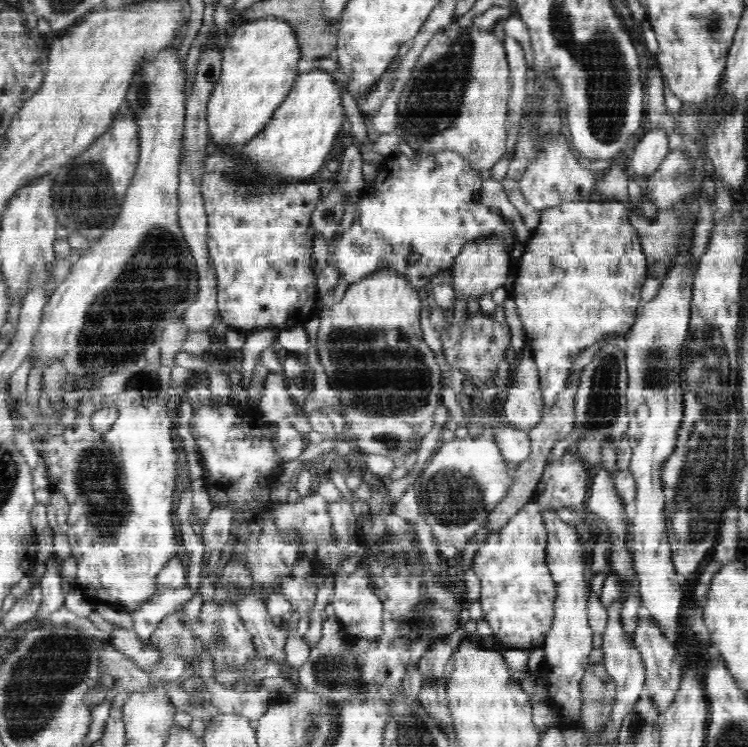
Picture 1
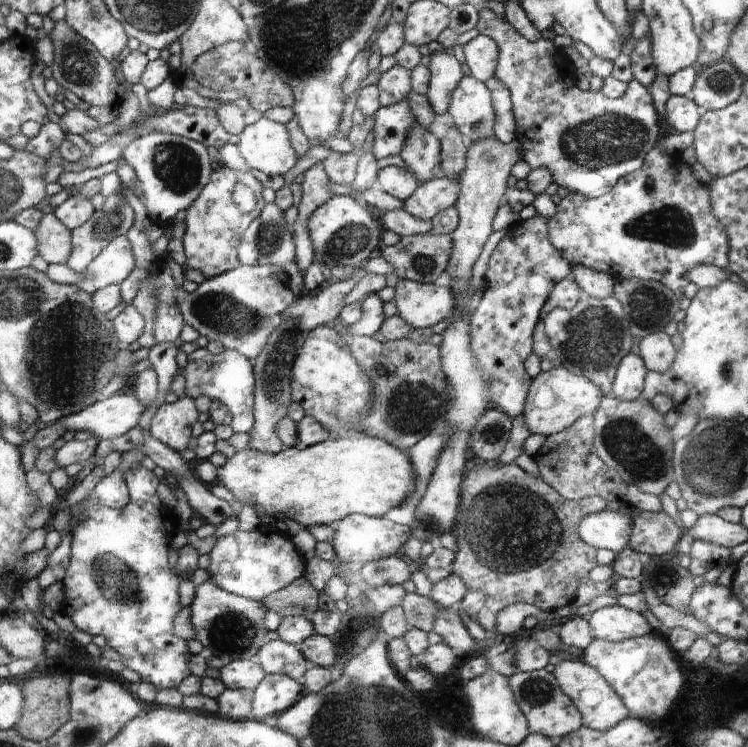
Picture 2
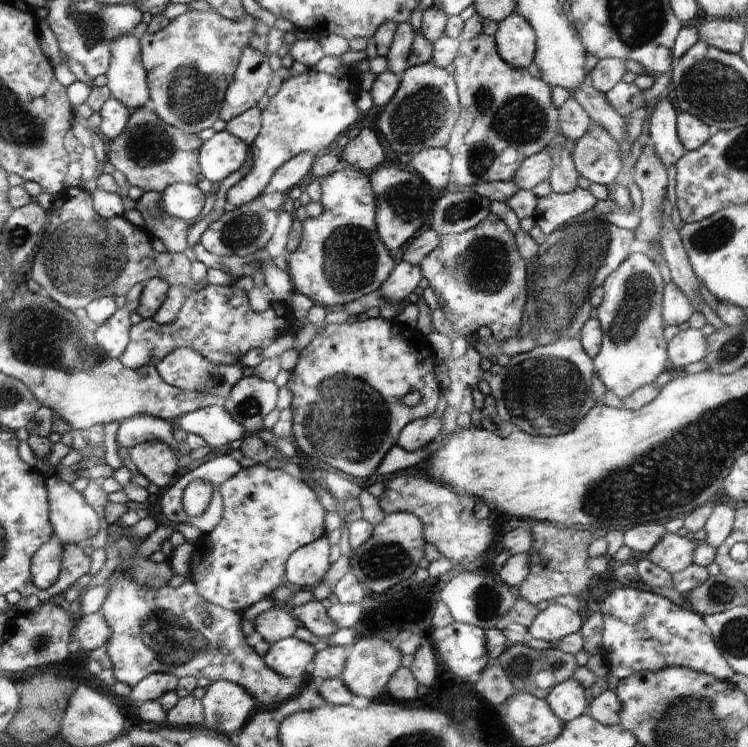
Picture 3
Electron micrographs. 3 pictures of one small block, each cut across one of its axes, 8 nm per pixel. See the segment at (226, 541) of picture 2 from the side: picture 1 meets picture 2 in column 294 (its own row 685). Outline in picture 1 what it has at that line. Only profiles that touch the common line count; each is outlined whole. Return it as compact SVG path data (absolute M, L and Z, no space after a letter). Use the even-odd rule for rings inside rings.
M544 510L542 512L542 517L544 518L544 521L546 522L546 560L545 563L548 565L548 570L552 571L552 577L554 578L554 581L556 581L558 586L558 597L556 598L556 605L554 606L554 614L553 614L553 625L551 626L550 632L548 636L546 637L546 642L544 642L544 651L545 651L545 657L546 662L548 662L548 670L546 670L546 680L548 680L548 688L547 690L550 690L550 696L552 696L552 700L562 708L562 710L566 710L568 714L570 714L570 718L574 718L574 720L578 720L580 718L581 714L581 706L583 698L581 697L581 680L584 676L585 670L589 667L589 654L592 652L593 649L593 642L594 642L594 631L590 628L589 622L588 622L588 610L587 610L587 596L586 592L588 592L588 587L586 587L586 584L589 582L589 575L588 575L588 567L586 566L586 562L584 562L583 552L584 552L584 546L580 544L579 535L577 533L577 529L574 528L574 526L570 526L570 524L564 522L561 517L558 515L558 512L555 510Z

